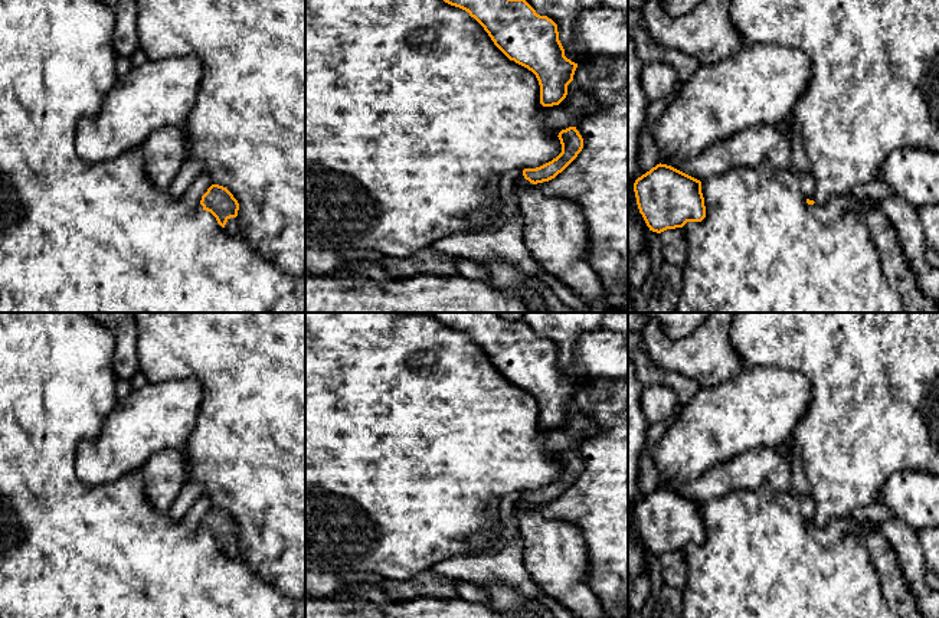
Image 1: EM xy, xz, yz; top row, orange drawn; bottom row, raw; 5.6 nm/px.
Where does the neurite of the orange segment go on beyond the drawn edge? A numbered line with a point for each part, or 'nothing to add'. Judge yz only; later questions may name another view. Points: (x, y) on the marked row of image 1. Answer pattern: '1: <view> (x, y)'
1: yz (840, 205)

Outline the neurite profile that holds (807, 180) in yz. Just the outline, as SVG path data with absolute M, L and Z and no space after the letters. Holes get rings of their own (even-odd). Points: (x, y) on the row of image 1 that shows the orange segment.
M794 170L794 171L801 182L801 190L802 190L804 196L809 200L814 200L815 183L814 183L812 174L802 173L802 171L798 171L798 170Z

